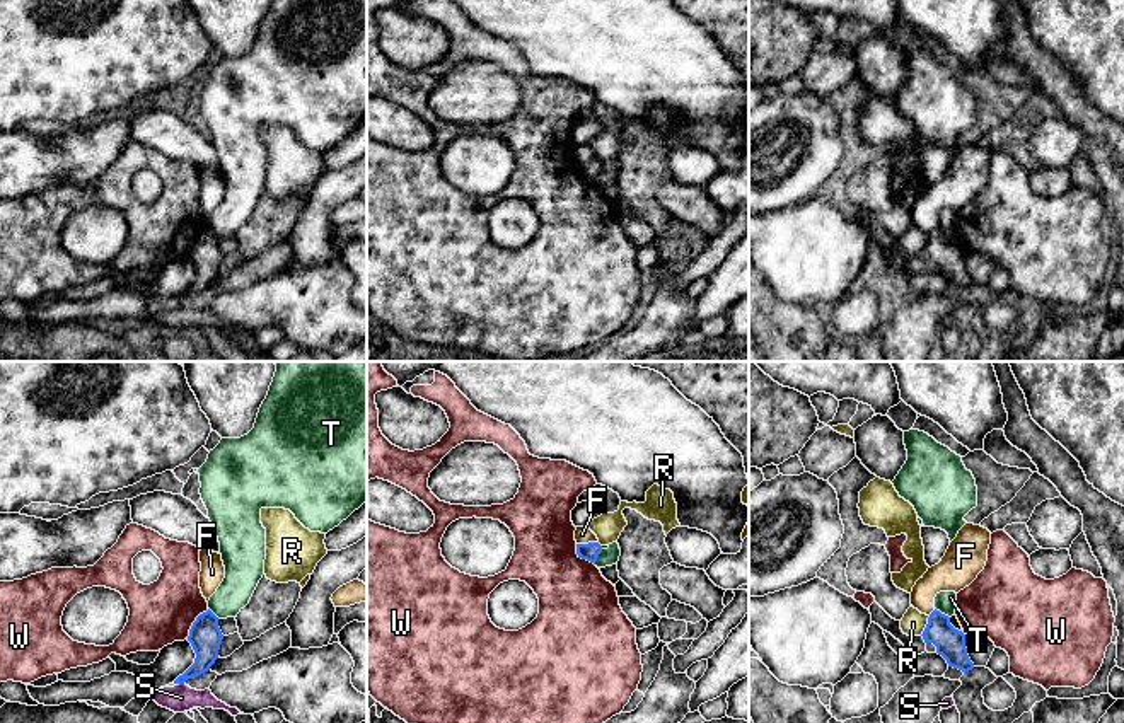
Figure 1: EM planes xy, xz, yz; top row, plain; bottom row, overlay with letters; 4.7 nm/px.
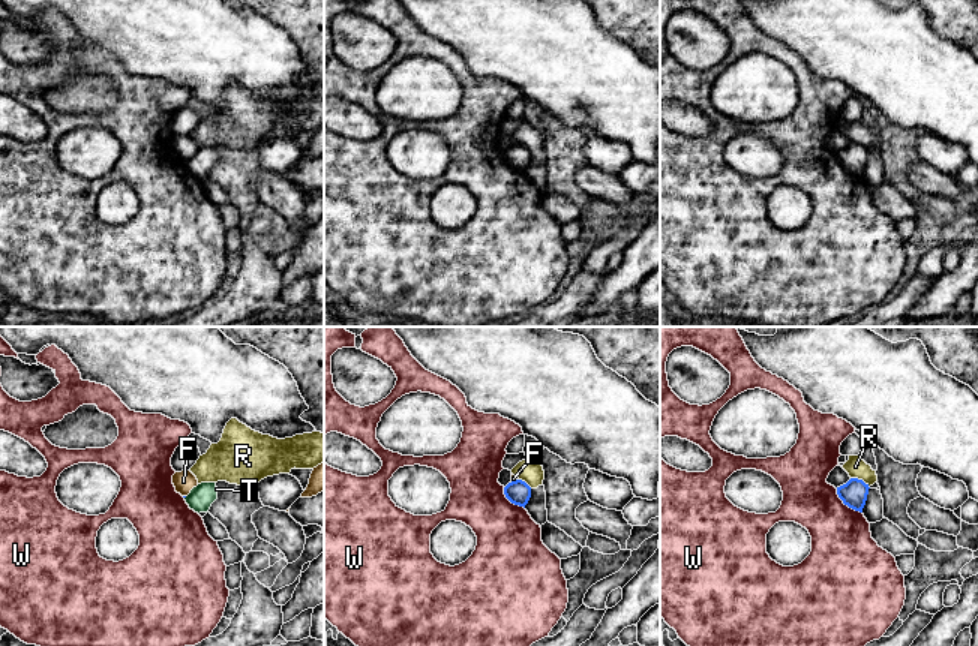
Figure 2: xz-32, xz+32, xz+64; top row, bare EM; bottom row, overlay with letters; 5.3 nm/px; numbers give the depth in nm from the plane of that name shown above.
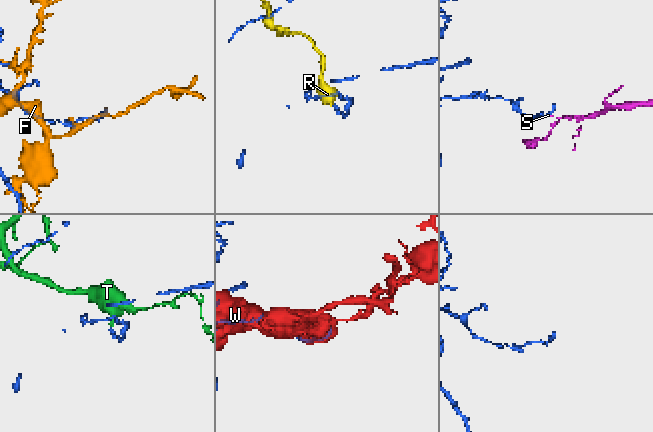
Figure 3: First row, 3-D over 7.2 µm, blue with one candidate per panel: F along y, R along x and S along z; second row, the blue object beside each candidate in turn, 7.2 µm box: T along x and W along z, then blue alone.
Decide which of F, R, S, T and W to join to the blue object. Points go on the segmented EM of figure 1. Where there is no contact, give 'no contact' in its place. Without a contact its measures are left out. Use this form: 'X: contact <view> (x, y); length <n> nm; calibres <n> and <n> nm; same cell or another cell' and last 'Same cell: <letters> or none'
F: contact xz (589, 543); length 110 nm; calibres 90 and 80 nm; another cell
R: contact yz (927, 626); length 110 nm; calibres 140 and 120 nm; another cell
S: contact xy (181, 682); length 30 nm; calibres 160 and 130 nm; another cell
T: contact xz (597, 556); length 80 nm; calibres 90 and 90 nm; another cell
W: contact xy (193, 623); length 180 nm; calibres 160 and 300 nm; another cell
Same cell: none

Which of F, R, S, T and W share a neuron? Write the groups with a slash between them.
F / R / S / T / W

